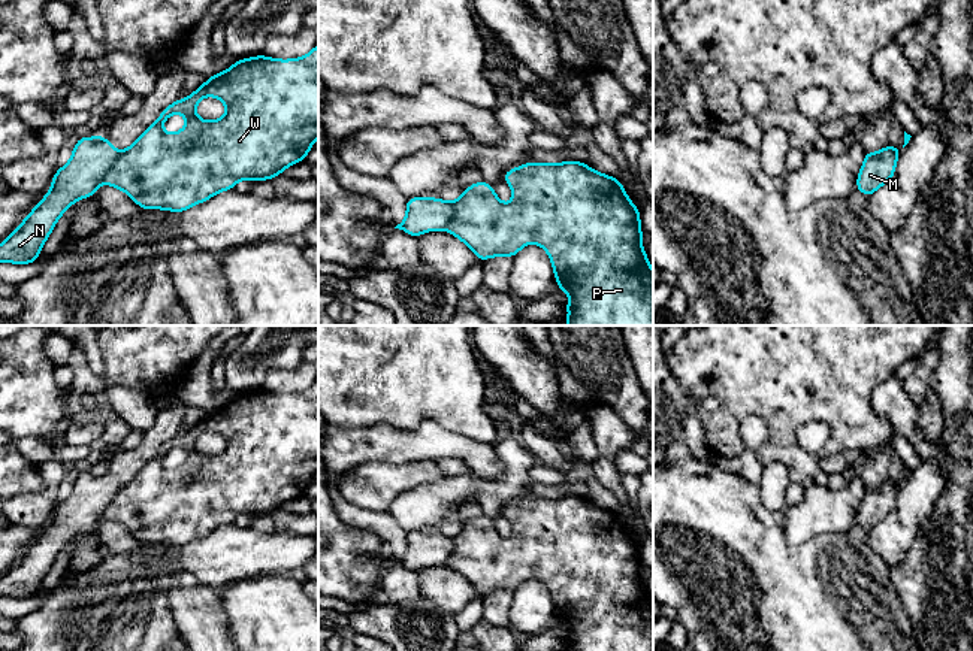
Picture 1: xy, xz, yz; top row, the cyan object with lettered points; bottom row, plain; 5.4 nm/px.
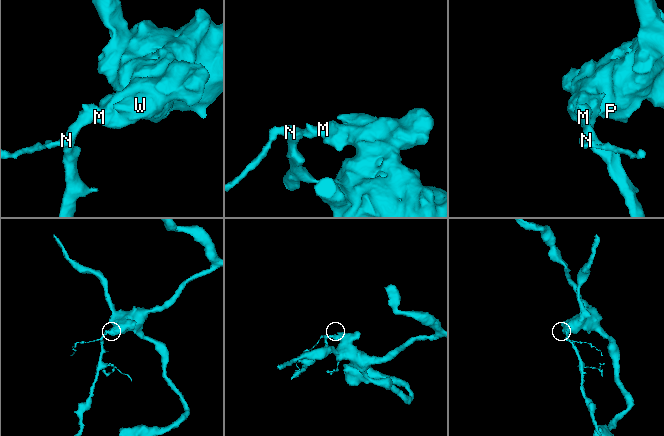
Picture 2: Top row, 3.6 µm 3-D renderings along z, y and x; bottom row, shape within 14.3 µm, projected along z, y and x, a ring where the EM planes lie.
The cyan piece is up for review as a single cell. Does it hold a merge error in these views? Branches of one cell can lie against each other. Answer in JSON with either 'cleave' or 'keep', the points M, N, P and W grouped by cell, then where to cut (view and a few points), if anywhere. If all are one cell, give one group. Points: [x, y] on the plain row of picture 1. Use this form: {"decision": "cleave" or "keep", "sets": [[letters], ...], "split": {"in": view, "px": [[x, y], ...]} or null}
{"decision": "cleave", "sets": [["M", "P", "W"], ["N"]], "split": {"in": "xy", "px": [[120, 487], [102, 514]]}}

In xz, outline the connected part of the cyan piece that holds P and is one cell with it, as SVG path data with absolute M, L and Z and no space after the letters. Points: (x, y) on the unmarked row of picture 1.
M526 497L504 508L513 524L513 536L504 539L493 520L480 515L451 538L447 566L465 576L477 593L514 591L526 578L543 581L553 599L557 624L569 629L568 651L653 651L653 605L641 579L640 545L628 533L617 512L592 505L586 497Z

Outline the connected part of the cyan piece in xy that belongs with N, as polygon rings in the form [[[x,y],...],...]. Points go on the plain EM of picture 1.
[[[103,469],[79,472],[69,497],[55,506],[51,526],[0,578],[0,596],[31,599],[39,591],[58,552],[79,533],[96,529],[118,488]]]

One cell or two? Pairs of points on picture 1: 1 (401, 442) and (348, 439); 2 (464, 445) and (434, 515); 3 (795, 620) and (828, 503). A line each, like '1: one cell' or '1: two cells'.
1: one cell
2: two cells
3: two cells

